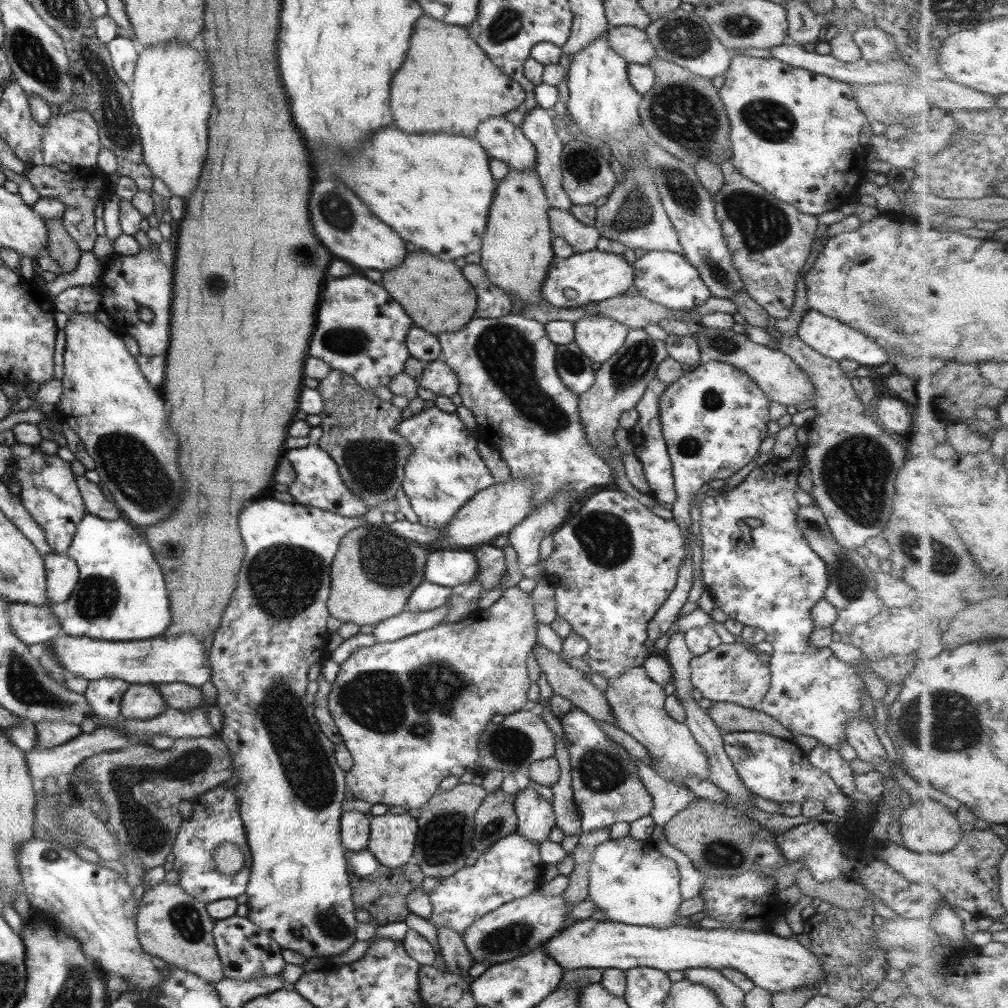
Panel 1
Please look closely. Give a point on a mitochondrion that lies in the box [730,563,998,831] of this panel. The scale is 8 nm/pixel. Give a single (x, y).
(929, 720)

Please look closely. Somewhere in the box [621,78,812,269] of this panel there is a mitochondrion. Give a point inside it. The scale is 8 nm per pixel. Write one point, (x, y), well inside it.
(683, 115)

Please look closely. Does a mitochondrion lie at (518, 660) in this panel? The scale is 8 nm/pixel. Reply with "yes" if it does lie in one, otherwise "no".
no

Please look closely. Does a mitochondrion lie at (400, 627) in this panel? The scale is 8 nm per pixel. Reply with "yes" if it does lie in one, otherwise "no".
no

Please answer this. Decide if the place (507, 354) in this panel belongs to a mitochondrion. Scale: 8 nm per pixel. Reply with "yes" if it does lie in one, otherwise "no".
yes

